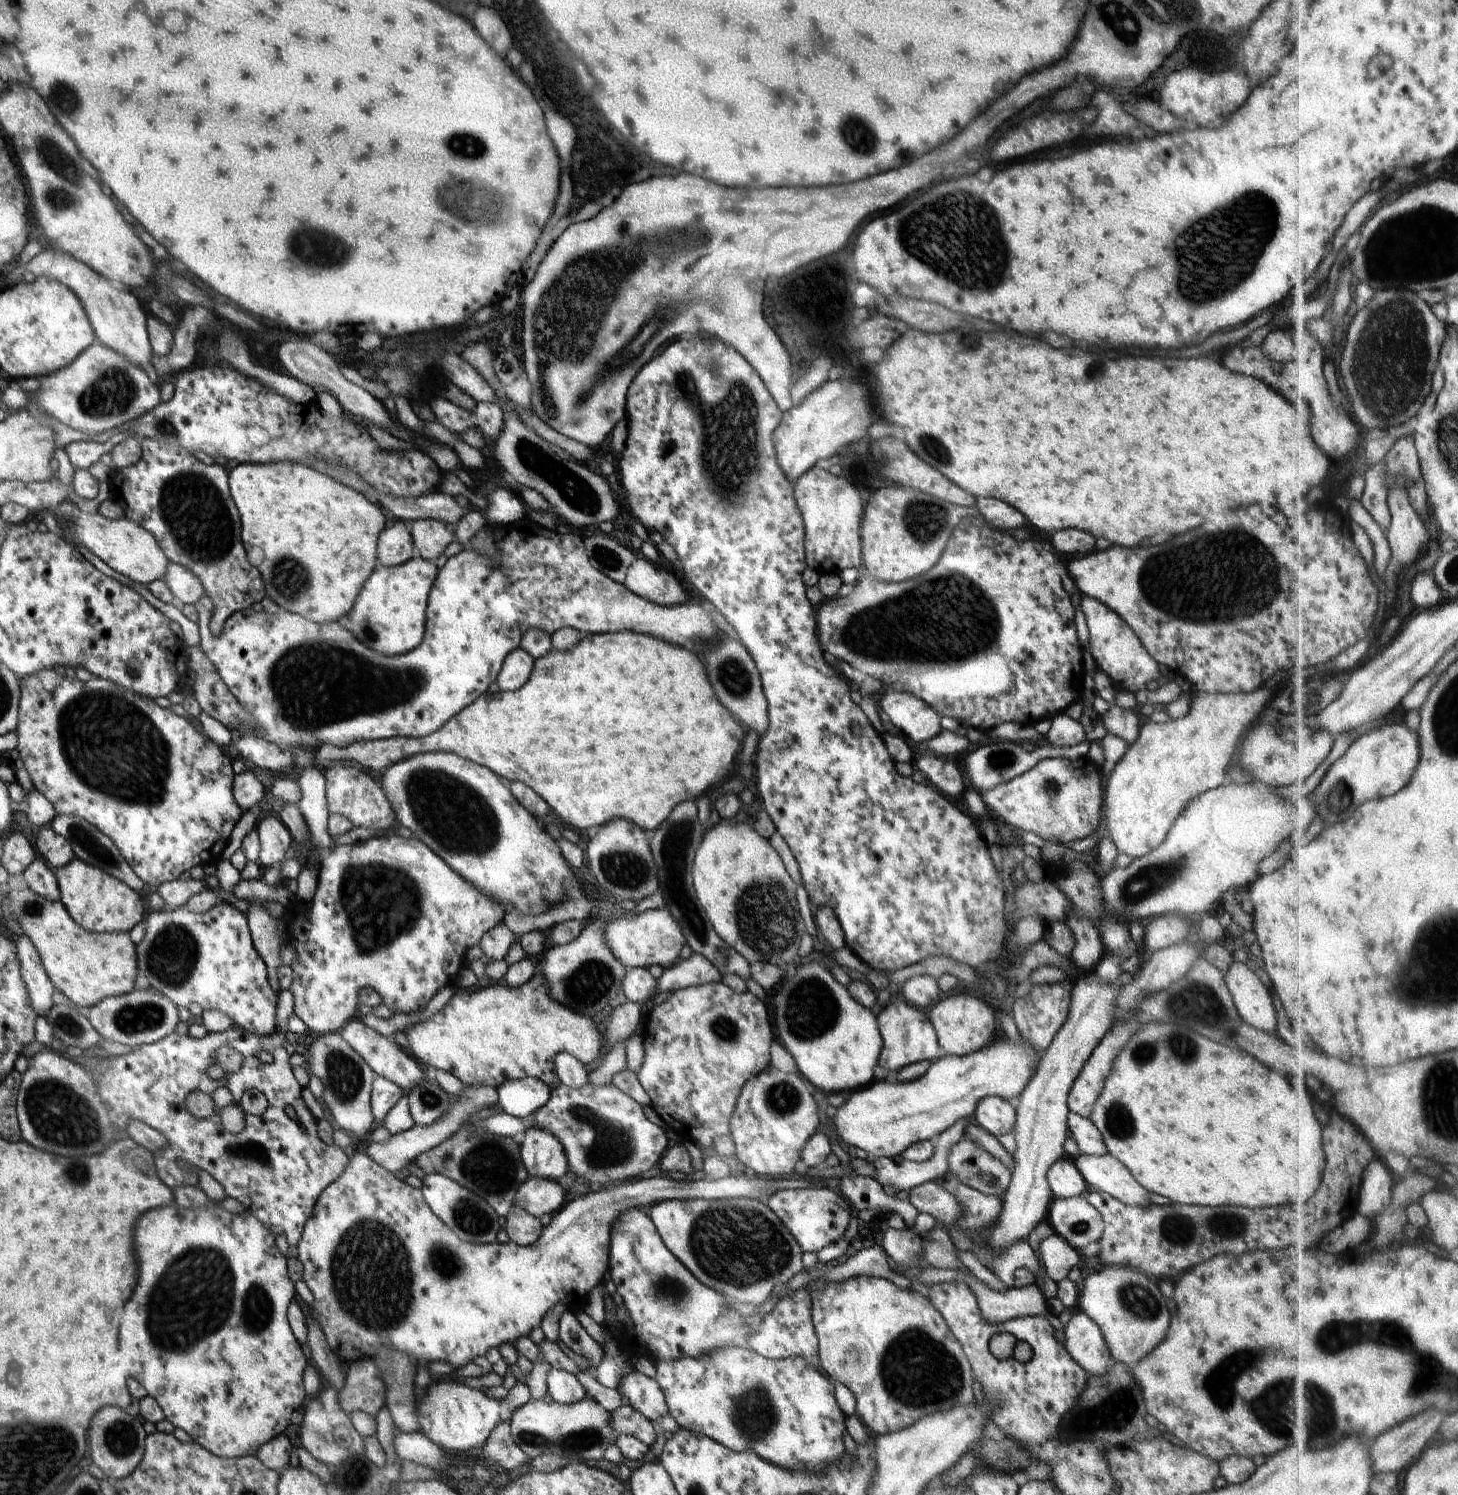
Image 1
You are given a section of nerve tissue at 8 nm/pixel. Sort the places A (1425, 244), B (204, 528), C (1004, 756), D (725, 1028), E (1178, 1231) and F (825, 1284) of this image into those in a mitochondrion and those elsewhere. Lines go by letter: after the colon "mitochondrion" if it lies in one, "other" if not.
A: mitochondrion
B: mitochondrion
C: mitochondrion
D: mitochondrion
E: mitochondrion
F: other

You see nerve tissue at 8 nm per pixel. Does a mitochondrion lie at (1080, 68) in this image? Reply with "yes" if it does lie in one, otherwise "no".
no

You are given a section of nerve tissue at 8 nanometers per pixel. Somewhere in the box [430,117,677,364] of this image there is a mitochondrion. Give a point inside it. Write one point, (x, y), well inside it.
(459, 143)

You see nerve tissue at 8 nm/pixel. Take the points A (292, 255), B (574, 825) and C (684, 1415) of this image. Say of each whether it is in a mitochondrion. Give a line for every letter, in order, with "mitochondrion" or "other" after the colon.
A: mitochondrion
B: other
C: other

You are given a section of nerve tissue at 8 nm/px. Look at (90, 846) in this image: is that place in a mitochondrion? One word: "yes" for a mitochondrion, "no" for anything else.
yes

